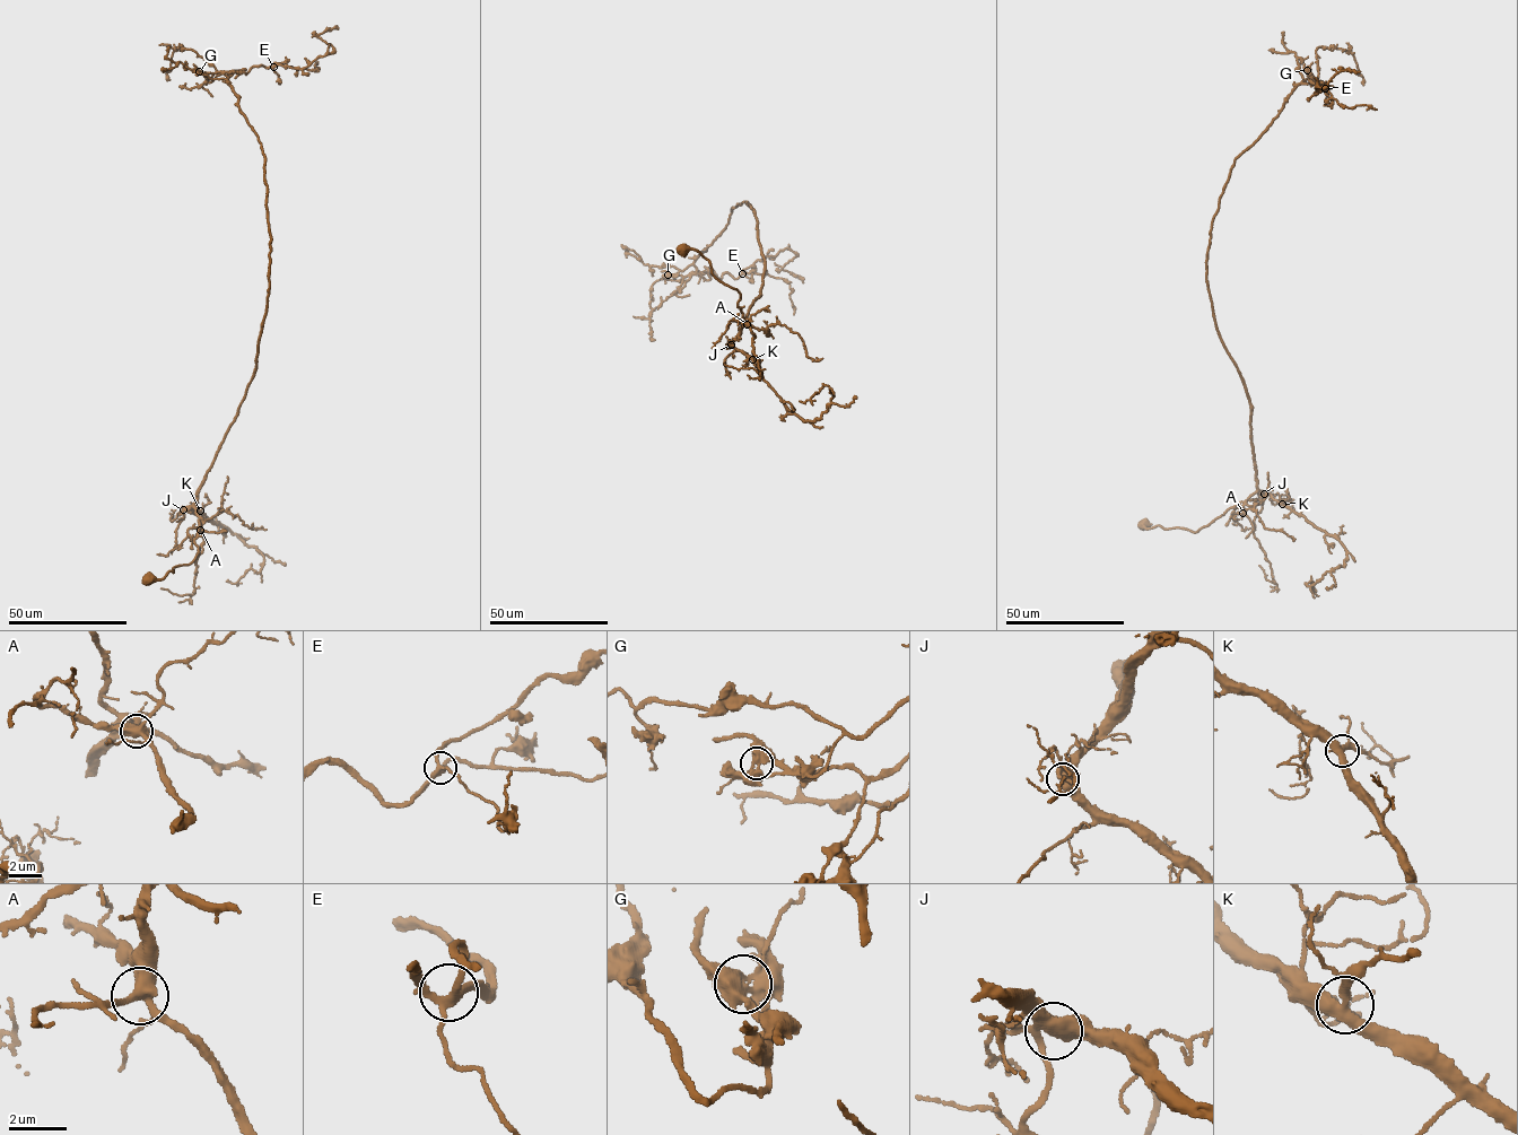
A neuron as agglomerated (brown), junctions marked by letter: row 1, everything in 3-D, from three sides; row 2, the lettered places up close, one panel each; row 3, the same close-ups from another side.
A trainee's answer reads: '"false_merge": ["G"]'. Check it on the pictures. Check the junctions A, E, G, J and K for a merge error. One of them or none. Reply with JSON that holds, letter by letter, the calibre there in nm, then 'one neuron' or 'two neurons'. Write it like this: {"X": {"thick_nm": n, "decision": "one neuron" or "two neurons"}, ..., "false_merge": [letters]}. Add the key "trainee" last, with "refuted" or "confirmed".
{"A": {"thick_nm": 400, "decision": "one neuron"}, "E": {"thick_nm": 280, "decision": "one neuron"}, "G": {"thick_nm": 480, "decision": "two neurons"}, "J": {"thick_nm": 420, "decision": "one neuron"}, "K": {"thick_nm": 400, "decision": "one neuron"}, "false_merge": ["G"], "trainee": "confirmed"}

